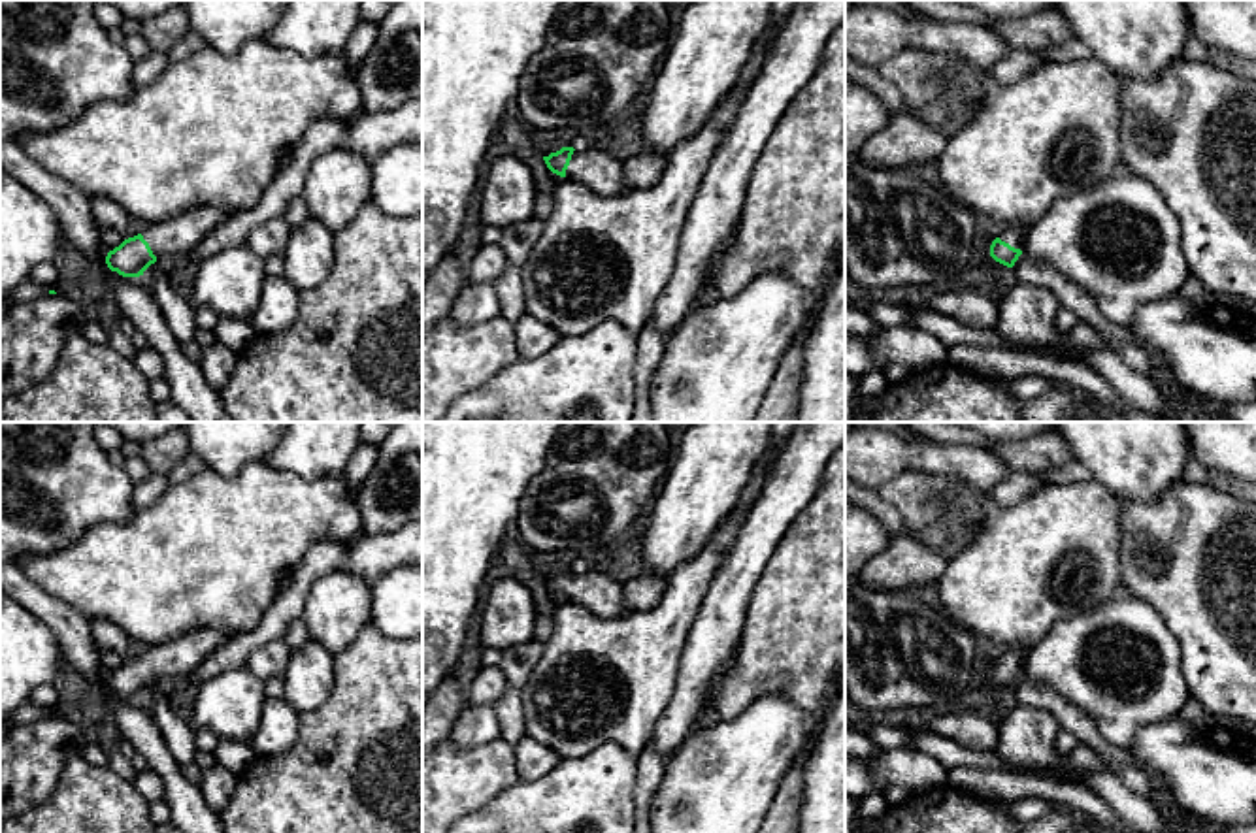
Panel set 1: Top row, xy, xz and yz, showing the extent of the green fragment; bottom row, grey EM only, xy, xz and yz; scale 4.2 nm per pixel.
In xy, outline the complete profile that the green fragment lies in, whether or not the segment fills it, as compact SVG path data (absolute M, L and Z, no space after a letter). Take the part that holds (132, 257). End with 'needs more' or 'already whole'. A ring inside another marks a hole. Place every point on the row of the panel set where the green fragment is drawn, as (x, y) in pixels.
M213 204L189 209L158 224L149 224L138 236L124 239L107 253L106 264L123 277L140 277L164 256L192 253L226 219L228 213Z; needs more

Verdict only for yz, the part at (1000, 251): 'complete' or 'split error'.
split error

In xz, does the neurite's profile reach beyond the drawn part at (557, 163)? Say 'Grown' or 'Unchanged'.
Grown

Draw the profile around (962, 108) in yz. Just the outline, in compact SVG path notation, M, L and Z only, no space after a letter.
M937 70L932 75L934 81L937 81L945 92L945 100L949 104L949 111L952 115L954 130L966 126L977 113L977 109L986 102L988 96L983 98L971 98L964 92L956 92L952 89L954 74L949 70Z

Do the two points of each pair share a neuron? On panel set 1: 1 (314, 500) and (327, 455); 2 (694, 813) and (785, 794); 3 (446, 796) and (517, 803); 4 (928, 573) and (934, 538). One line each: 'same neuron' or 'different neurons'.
1: different neurons
2: different neurons
3: different neurons
4: different neurons

